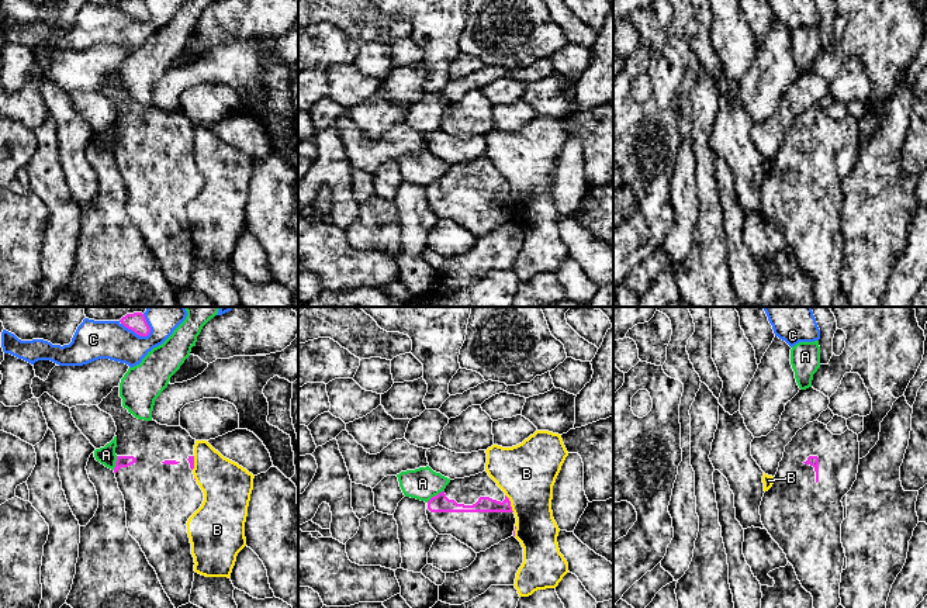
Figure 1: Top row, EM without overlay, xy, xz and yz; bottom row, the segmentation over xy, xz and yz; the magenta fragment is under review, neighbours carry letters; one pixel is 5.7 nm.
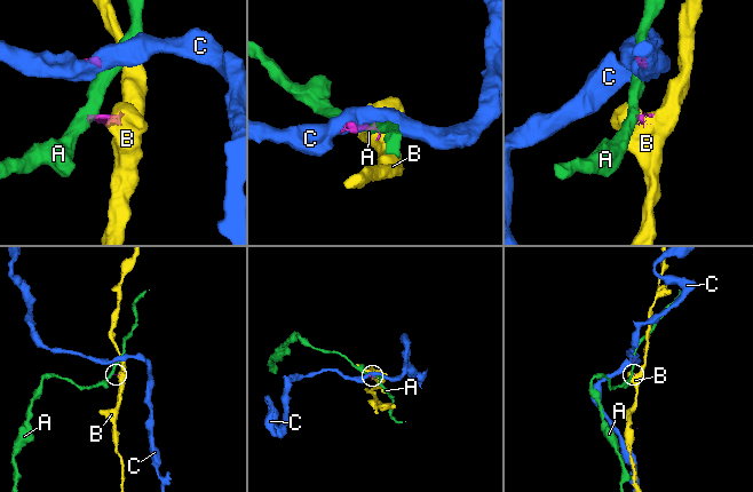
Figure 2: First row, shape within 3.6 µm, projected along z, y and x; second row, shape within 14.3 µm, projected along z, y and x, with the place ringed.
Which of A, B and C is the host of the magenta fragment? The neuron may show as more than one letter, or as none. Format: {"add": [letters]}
{"add": []}

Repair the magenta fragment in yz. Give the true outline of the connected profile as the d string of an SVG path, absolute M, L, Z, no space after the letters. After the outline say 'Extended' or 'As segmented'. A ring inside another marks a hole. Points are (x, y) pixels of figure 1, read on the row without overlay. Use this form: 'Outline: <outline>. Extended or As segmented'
Outline: M809 107L785 131L774 169L764 177L760 190L764 213L786 239L802 272L813 281L816 307L833 307L841 287L840 267L845 242L841 228L841 184L857 165L858 149L857 118L847 114L833 120L827 110Z. Extended

